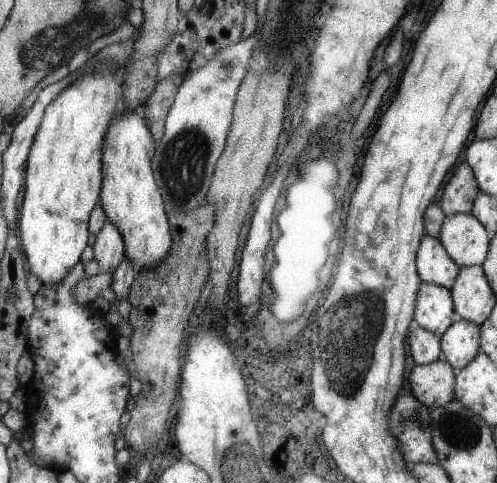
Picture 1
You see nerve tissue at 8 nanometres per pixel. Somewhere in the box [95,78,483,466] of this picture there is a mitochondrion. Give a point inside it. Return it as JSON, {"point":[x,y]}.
{"point":[349,345]}

